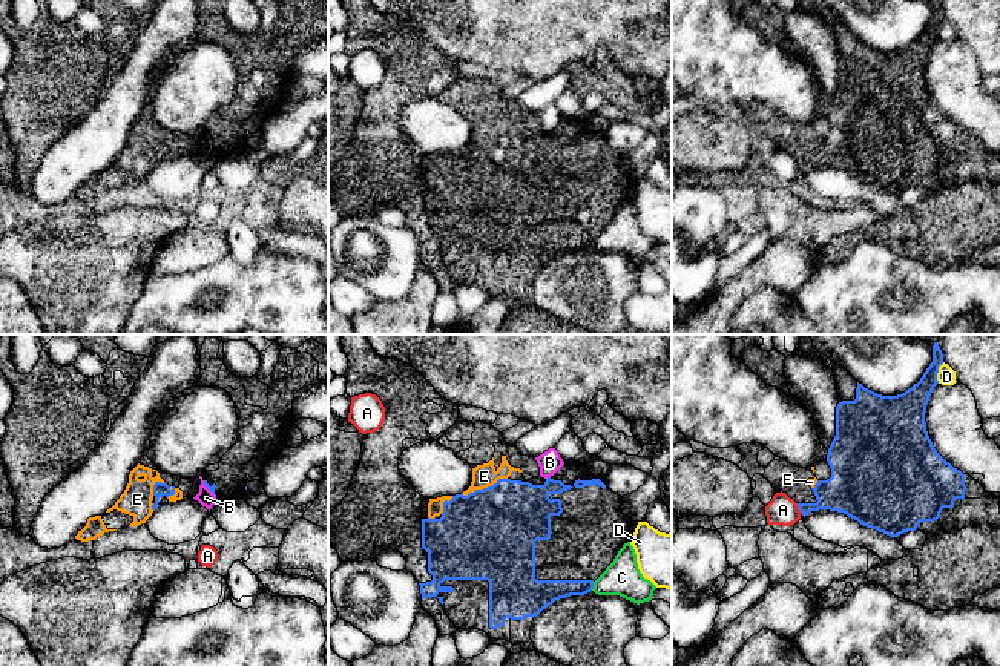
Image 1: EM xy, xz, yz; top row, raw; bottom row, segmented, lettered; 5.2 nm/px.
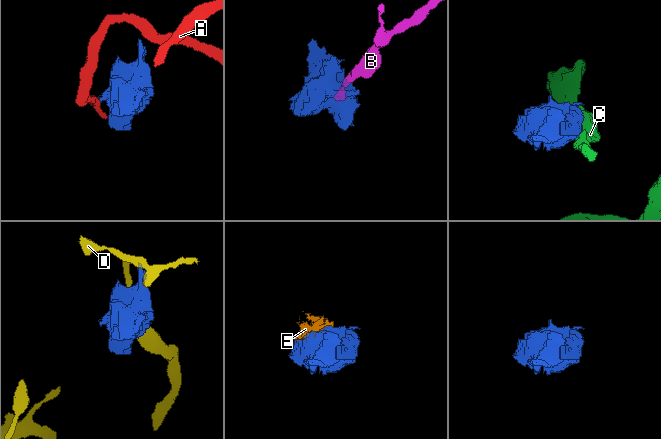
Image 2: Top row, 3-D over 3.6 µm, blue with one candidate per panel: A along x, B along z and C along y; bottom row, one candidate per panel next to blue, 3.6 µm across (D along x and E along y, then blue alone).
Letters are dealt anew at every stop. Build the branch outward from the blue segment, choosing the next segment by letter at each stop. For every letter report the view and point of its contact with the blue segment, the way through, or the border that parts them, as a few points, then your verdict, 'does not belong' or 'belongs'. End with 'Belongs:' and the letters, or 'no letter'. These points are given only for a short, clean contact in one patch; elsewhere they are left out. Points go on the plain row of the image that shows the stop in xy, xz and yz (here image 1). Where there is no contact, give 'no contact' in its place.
A: contact yz (799, 164); border yz (796, 160), (801, 169); does not belong
B: contact xz (548, 134); does not belong
C: contact xz (592, 243); does not belong
D: contact yz (937, 28); does not belong
E: contact xz (483, 145); belongs
Belongs: E

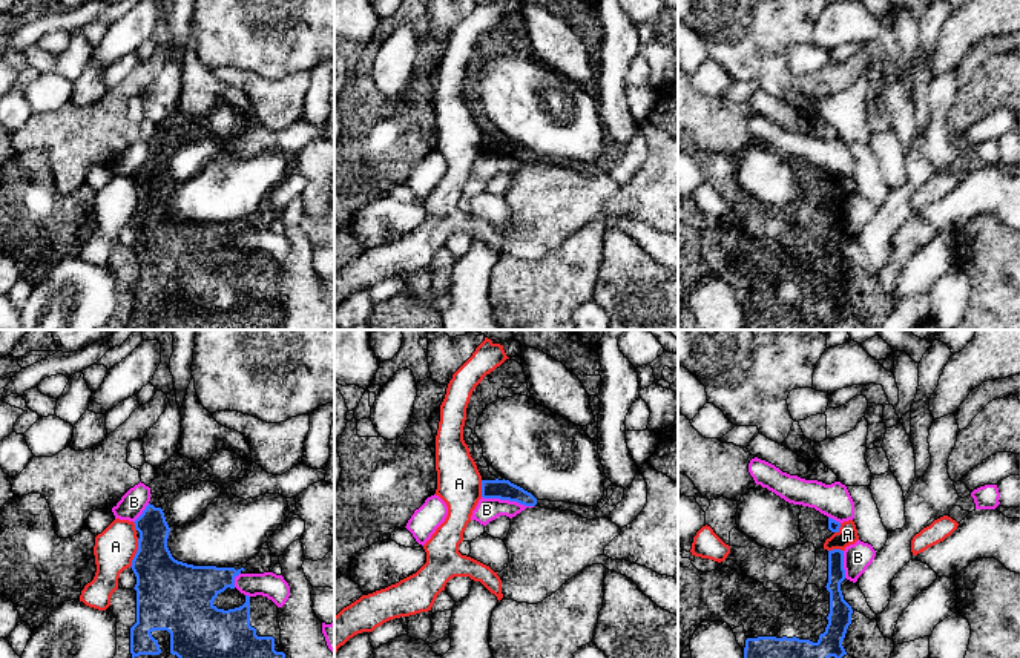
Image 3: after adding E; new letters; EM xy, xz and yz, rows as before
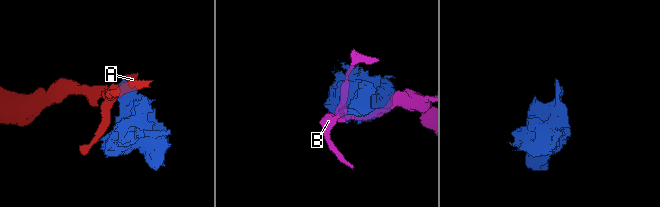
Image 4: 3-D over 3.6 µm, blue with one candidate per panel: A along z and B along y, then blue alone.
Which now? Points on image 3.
A: contact xy (137, 209); border xy (138, 195), (138, 204), (129, 223); does not belong
B: contact xz (508, 155); does not belong
Belongs: no letter

